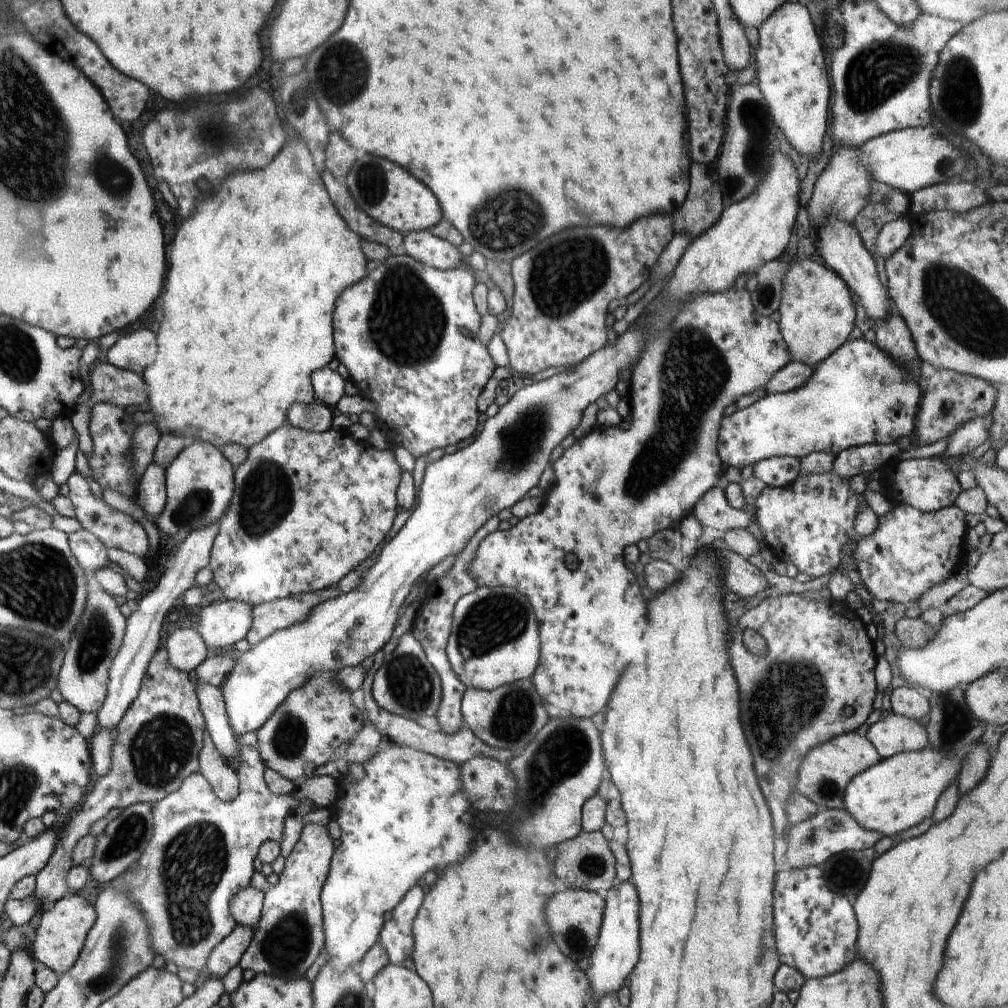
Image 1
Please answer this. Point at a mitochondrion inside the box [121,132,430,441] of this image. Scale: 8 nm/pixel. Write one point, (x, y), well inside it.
(372, 178)

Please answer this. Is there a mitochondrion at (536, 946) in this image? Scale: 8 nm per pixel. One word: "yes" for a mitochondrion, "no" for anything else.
yes

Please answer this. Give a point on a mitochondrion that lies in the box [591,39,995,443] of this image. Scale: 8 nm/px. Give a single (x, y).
(959, 93)

